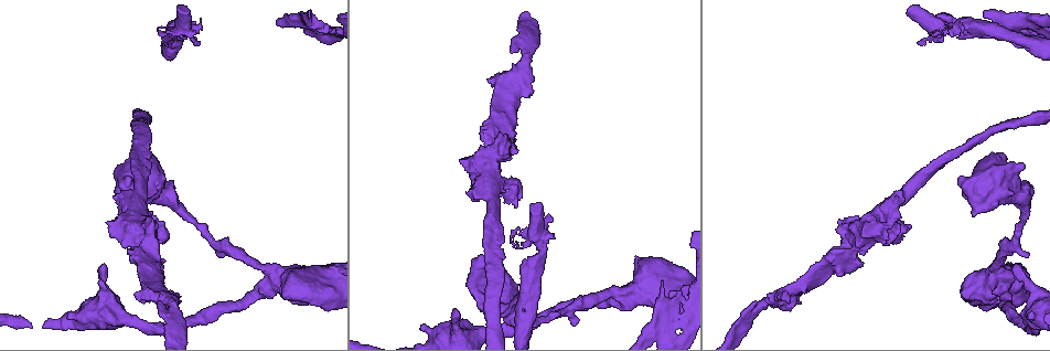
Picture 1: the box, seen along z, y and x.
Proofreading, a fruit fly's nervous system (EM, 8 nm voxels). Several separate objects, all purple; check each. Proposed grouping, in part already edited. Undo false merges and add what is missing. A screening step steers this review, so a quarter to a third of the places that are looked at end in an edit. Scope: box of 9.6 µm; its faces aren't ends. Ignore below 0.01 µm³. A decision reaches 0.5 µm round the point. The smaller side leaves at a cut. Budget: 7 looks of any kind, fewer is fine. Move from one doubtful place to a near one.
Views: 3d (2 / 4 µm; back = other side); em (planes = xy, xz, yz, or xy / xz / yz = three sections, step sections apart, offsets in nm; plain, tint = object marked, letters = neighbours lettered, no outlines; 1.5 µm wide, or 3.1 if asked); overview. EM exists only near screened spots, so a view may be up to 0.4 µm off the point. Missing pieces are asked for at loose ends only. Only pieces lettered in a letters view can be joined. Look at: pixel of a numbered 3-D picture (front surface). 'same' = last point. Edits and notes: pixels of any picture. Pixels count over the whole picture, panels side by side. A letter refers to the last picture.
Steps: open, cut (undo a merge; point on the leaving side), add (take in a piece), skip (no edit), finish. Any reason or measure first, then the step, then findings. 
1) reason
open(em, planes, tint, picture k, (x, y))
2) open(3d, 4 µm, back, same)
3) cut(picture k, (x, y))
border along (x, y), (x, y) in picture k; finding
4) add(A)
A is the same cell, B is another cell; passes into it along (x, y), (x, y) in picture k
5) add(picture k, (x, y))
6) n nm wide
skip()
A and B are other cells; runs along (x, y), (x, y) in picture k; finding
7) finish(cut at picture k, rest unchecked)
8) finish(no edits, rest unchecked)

open(em, planes, letters, picture 1, (479, 190))

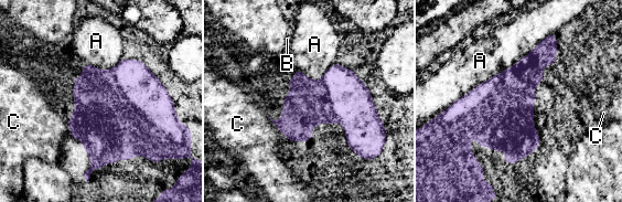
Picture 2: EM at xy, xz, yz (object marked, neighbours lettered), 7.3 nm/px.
skip()
A, B and C are other cells; border along (267, 116), (279, 129) in picture 2; continuous, no second cell

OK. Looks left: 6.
free end
open(em, planes, letters, picture 1, (1028, 252))

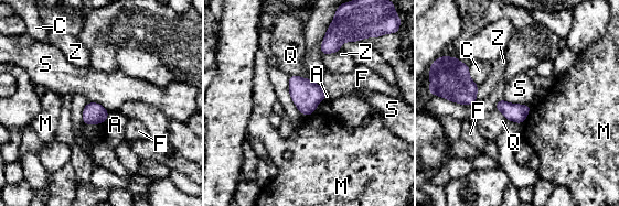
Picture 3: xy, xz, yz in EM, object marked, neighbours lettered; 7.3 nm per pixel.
Q touches over 260 nm
skip()
A, C, F, M, Q, S and Z are other cells; no lettered piece goes on from it

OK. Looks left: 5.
an open end
open(em, xy, step 4, letters, picture 1, (195, 40))

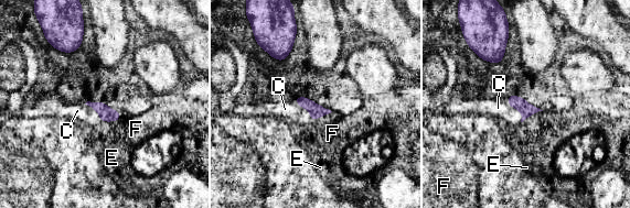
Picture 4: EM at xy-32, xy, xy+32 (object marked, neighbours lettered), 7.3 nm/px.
F touches over 160 nm
skip()
C, E and F are other cells; border along (121, 115), (116, 120), (102, 122) in picture 4; no lettered piece goes on from it

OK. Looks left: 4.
finish(no edits, rest unchecked)

